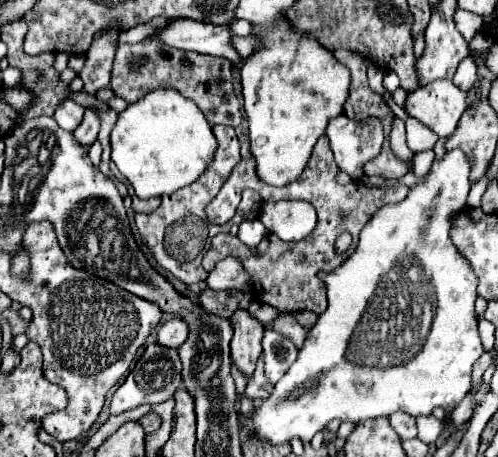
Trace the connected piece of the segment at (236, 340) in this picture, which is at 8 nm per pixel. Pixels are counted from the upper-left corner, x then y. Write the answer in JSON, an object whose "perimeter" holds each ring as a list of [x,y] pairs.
{"perimeter":[[[246,308],[236,310],[230,316],[232,324],[232,340],[230,340],[230,350],[232,350],[232,362],[246,374],[252,376],[256,368],[256,360],[262,354],[262,336],[266,326],[254,318]]]}

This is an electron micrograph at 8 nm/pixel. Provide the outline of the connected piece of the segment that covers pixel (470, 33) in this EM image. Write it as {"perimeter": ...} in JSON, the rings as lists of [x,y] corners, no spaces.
{"perimeter":[[[456,10],[454,14],[454,24],[458,28],[458,32],[470,42],[474,38],[476,32],[480,32],[482,28],[482,18],[472,14],[472,12],[466,12],[466,10]]]}

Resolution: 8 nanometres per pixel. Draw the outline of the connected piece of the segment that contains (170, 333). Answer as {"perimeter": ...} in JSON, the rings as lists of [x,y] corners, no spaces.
{"perimeter":[[[178,316],[168,318],[158,330],[158,342],[170,348],[178,348],[180,344],[184,344],[186,338],[188,338],[188,324]]]}

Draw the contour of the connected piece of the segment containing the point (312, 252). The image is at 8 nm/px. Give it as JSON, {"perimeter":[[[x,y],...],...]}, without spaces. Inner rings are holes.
{"perimeter":[[[322,136],[316,142],[312,156],[310,156],[304,172],[300,174],[300,178],[296,178],[294,182],[290,182],[282,188],[270,186],[258,178],[256,162],[252,156],[246,160],[240,160],[234,166],[234,170],[230,172],[230,176],[224,182],[224,186],[220,188],[220,192],[206,206],[206,216],[210,222],[213,224],[228,222],[235,215],[243,190],[252,188],[262,198],[268,198],[268,200],[308,200],[308,202],[312,202],[312,206],[318,212],[318,224],[316,224],[314,232],[310,236],[306,236],[306,240],[300,240],[300,242],[282,242],[276,236],[264,236],[264,240],[258,244],[258,256],[254,256],[252,250],[246,244],[242,244],[236,236],[230,236],[229,233],[216,234],[210,250],[204,254],[204,268],[210,272],[214,268],[214,264],[218,260],[222,260],[224,256],[240,256],[244,268],[248,270],[248,274],[252,278],[252,288],[260,302],[264,302],[276,310],[290,310],[290,312],[310,310],[314,314],[322,314],[326,310],[326,284],[322,282],[320,274],[322,272],[328,274],[328,272],[336,270],[354,252],[360,230],[366,226],[366,222],[372,218],[372,214],[376,210],[380,210],[384,204],[400,202],[408,194],[408,188],[404,184],[396,184],[394,188],[370,188],[370,186],[364,186],[360,180],[354,180],[348,186],[340,186],[336,182],[336,174],[338,174],[338,166],[334,162],[334,156],[332,156],[326,136]],[[342,232],[352,234],[352,246],[348,252],[336,254],[334,242]]]}

